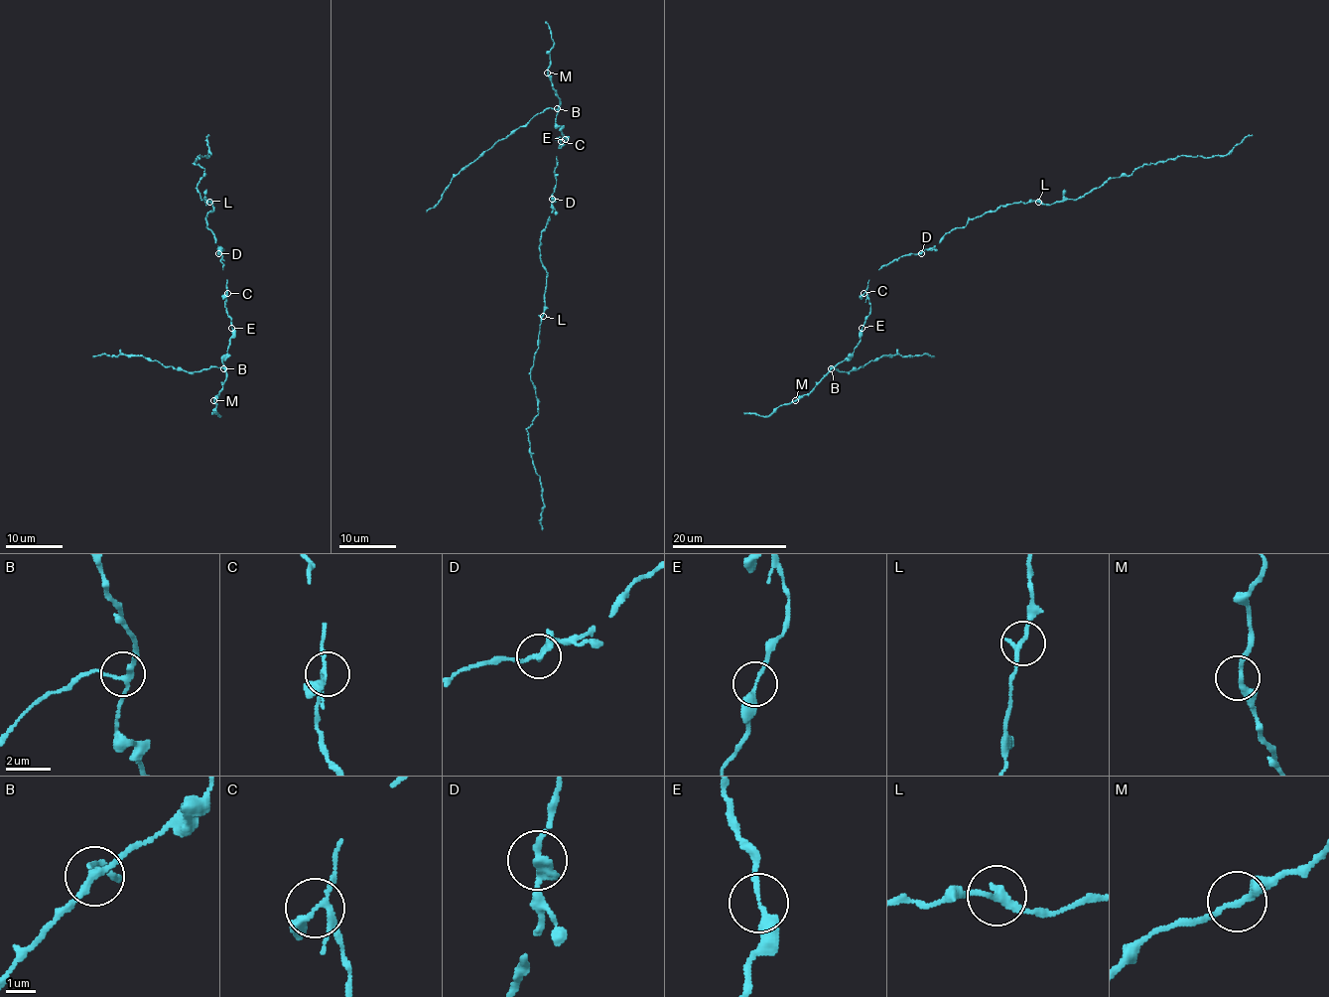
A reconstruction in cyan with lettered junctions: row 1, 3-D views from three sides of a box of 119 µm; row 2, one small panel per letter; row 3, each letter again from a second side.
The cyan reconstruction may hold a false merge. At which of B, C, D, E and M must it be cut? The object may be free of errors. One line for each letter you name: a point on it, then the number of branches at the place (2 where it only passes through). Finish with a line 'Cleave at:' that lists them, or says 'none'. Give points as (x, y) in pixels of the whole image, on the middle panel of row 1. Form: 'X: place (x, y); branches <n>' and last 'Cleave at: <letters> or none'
Cleave at: none

